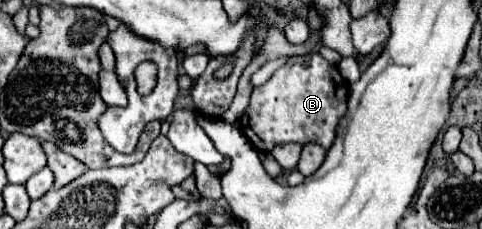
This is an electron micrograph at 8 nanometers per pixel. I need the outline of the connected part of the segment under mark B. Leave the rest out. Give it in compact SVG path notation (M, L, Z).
M319 53L291 57L265 85L251 91L249 107L245 109L239 127L259 151L271 151L275 145L289 141L301 145L317 143L329 149L335 139L337 121L347 109L347 89L349 87L337 67L329 65Z

